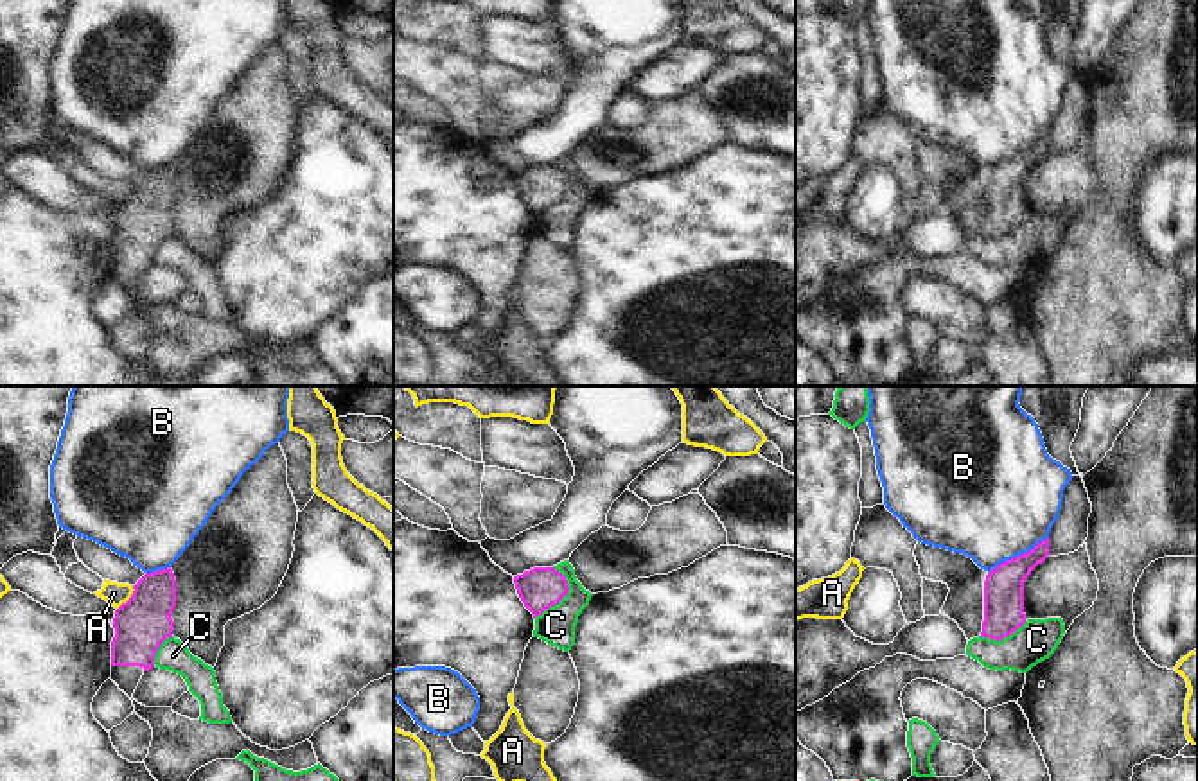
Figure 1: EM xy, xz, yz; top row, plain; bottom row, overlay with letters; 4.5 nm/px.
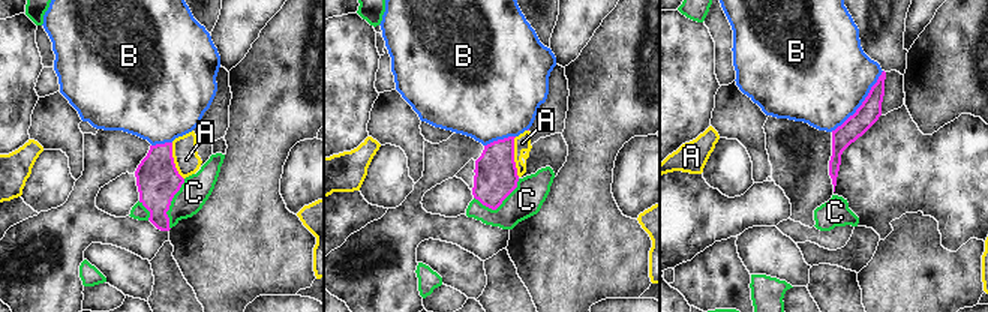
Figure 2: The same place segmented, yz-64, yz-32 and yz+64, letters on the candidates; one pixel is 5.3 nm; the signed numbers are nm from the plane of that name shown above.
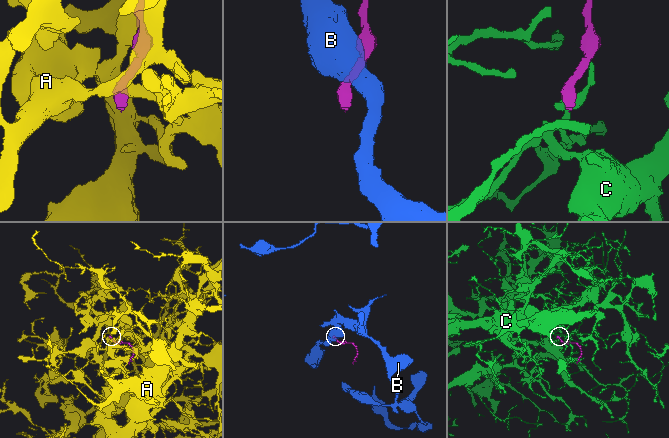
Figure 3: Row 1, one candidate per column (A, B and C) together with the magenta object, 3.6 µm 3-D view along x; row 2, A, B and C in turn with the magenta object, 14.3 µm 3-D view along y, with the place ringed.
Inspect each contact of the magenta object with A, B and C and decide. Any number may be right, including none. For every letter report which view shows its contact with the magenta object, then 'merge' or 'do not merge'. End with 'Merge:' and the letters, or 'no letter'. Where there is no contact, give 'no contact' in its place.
A: xy | do not merge
B: yz | do not merge
C: xz | do not merge
Merge: no letter

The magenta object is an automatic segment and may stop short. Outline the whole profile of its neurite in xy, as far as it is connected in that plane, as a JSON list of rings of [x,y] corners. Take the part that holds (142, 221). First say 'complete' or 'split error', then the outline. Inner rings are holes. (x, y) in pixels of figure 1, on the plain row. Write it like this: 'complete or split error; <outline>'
split error; [[[171,165],[145,171],[133,187],[131,196],[115,208],[110,275],[131,298],[142,273],[154,264],[160,242],[172,235],[171,212],[176,205],[176,176]]]

